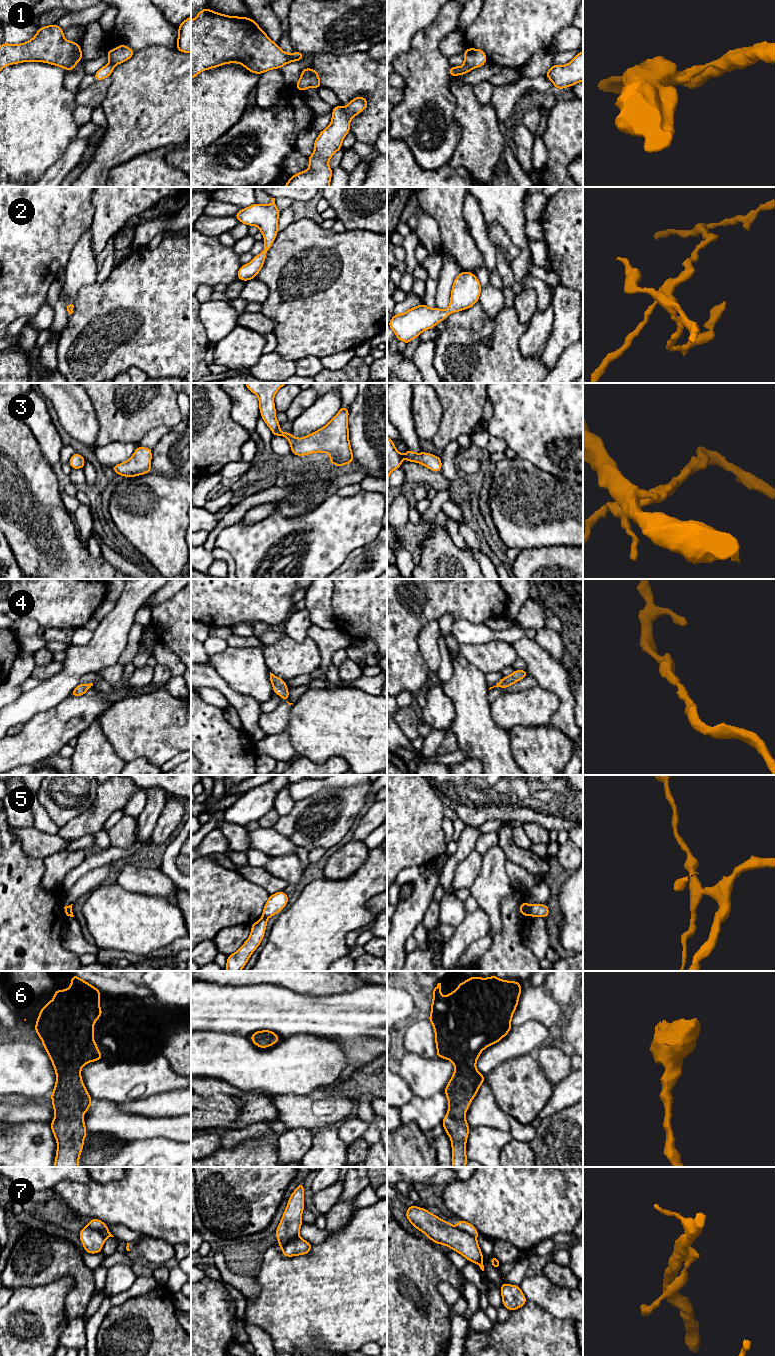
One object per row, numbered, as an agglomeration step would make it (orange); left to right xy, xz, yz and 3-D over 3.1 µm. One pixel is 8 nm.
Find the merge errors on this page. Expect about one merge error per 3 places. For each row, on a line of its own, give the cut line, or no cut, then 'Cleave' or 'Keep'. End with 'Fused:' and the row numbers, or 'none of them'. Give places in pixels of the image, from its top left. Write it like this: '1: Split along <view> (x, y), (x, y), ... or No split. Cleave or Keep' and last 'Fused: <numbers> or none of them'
1: Split along yz (464, 63), (471, 68). Cleave
2: No split. Keep
3: No split. Keep
4: No split. Keep
5: Split along yz (529, 906), (530, 915). Cleave
6: No split. Keep
7: No split. Keep
Fused: 1, 5

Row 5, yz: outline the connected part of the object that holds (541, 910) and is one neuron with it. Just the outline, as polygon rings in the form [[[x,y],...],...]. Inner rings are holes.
[[[535,903],[530,906],[531,917],[539,916],[542,918],[546,918],[549,913],[550,910],[547,905]]]

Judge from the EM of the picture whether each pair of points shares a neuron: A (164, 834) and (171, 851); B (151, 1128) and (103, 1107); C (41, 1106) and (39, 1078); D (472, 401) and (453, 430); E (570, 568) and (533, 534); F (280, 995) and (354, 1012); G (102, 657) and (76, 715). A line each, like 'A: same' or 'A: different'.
A: different
B: same
C: different
D: same
E: different
F: same
G: different

